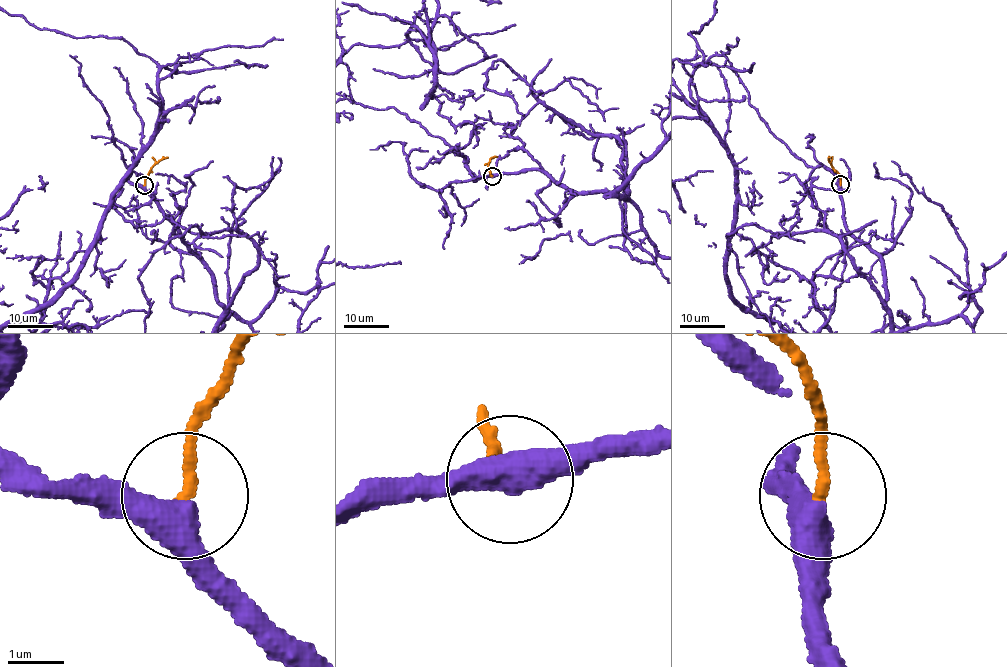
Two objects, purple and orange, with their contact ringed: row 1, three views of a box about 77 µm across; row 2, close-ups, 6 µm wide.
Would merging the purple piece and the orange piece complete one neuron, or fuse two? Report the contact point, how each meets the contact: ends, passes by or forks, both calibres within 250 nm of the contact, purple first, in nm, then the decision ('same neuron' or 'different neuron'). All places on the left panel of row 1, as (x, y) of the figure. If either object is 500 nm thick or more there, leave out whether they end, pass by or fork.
at (144, 185); purple passes by; orange ends there; 440 nm thick on the purple side, 200 nm on the other; same neuron

